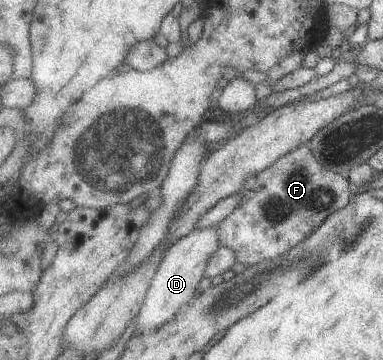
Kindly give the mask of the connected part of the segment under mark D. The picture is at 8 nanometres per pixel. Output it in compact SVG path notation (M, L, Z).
M218 225L195 229L190 235L180 238L166 253L162 265L152 287L148 291L146 303L137 315L135 331L150 331L150 329L162 329L163 326L172 319L184 305L191 303L194 297L200 292L198 285L206 277L206 269L210 263L210 257L222 247L220 235L218 235Z

